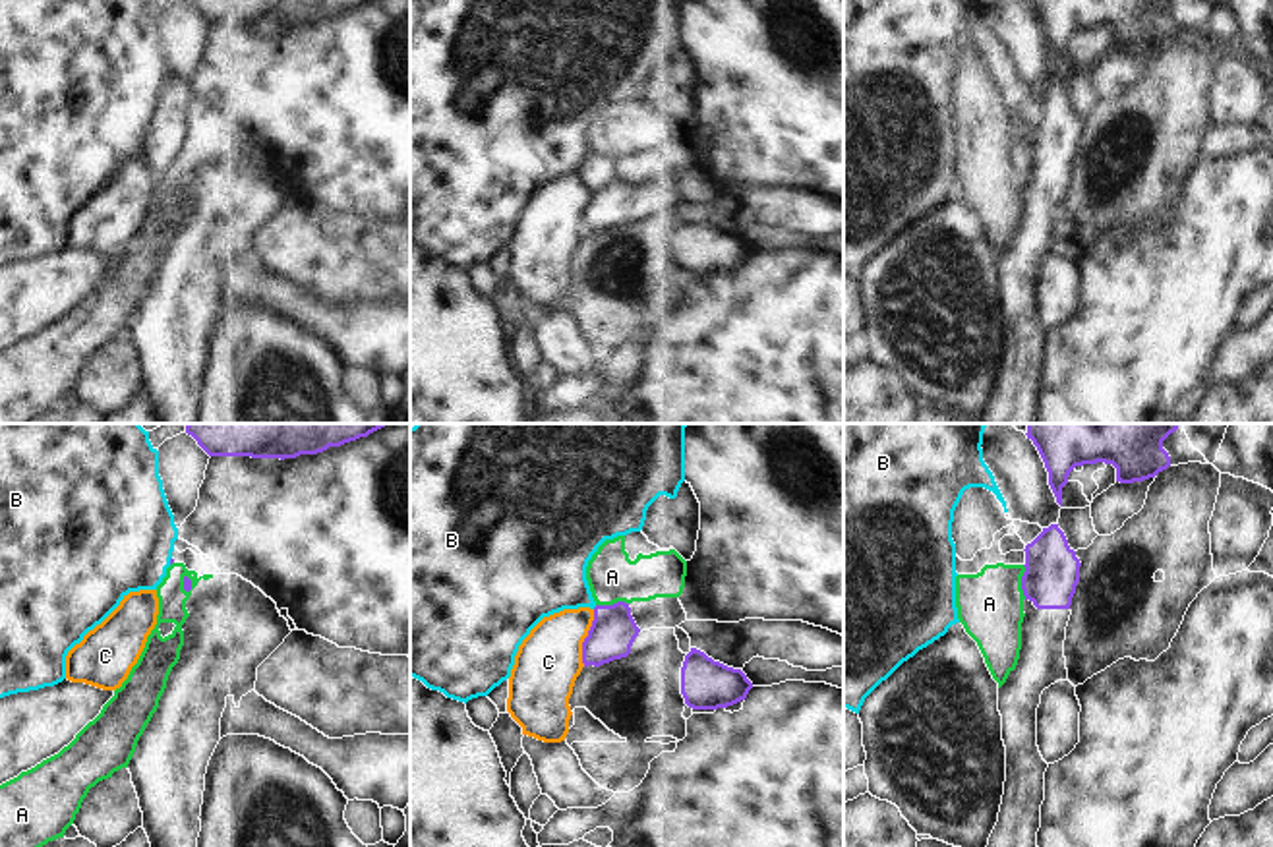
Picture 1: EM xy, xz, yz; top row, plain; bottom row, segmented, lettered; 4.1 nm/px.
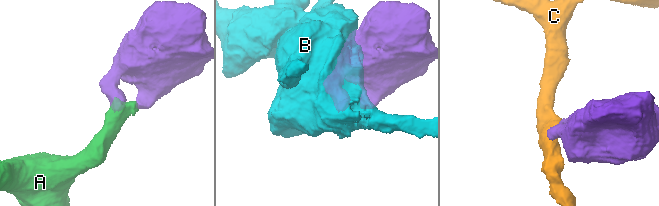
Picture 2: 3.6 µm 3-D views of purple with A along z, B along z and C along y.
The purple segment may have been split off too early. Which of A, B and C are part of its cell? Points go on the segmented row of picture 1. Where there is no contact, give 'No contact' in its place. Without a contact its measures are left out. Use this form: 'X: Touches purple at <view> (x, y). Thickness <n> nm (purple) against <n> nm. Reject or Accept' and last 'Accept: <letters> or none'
A: Touches purple at yz (1022, 583). Thickness 220 nm (purple) against 280 nm. Reject
B: Touches purple at xy (171, 561). Thickness 20 nm (purple) against 480 nm. Reject
C: Touches purple at xz (585, 639). Thickness 190 nm (purple) against 280 nm. Reject
Accept: none

